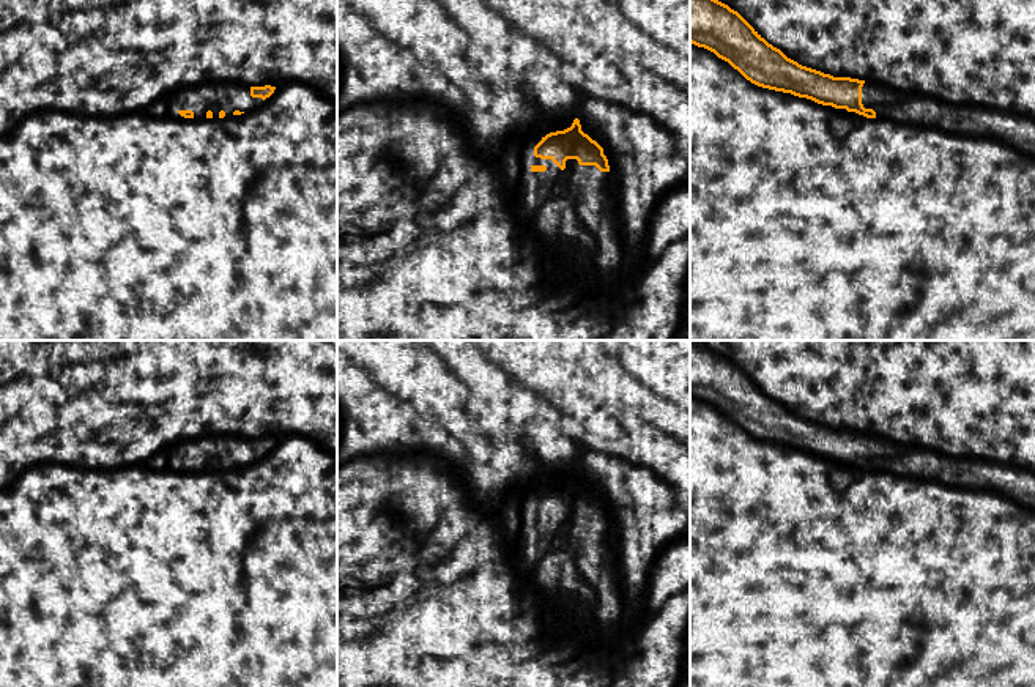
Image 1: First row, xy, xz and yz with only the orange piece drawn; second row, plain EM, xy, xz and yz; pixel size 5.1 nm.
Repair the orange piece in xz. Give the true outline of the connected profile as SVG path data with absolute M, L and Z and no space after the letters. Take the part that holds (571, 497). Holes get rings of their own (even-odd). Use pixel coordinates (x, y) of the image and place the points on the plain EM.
M578 471L567 482L547 487L534 499L531 542L536 551L531 558L531 570L537 591L561 616L555 626L586 643L611 638L624 621L618 580L610 572L608 537L610 518L603 501L581 484Z

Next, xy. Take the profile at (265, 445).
M210 435L178 447L178 466L184 471L224 471L241 468L260 459L276 440L246 440L232 435Z

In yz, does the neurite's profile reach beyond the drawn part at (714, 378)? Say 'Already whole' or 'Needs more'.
Needs more

